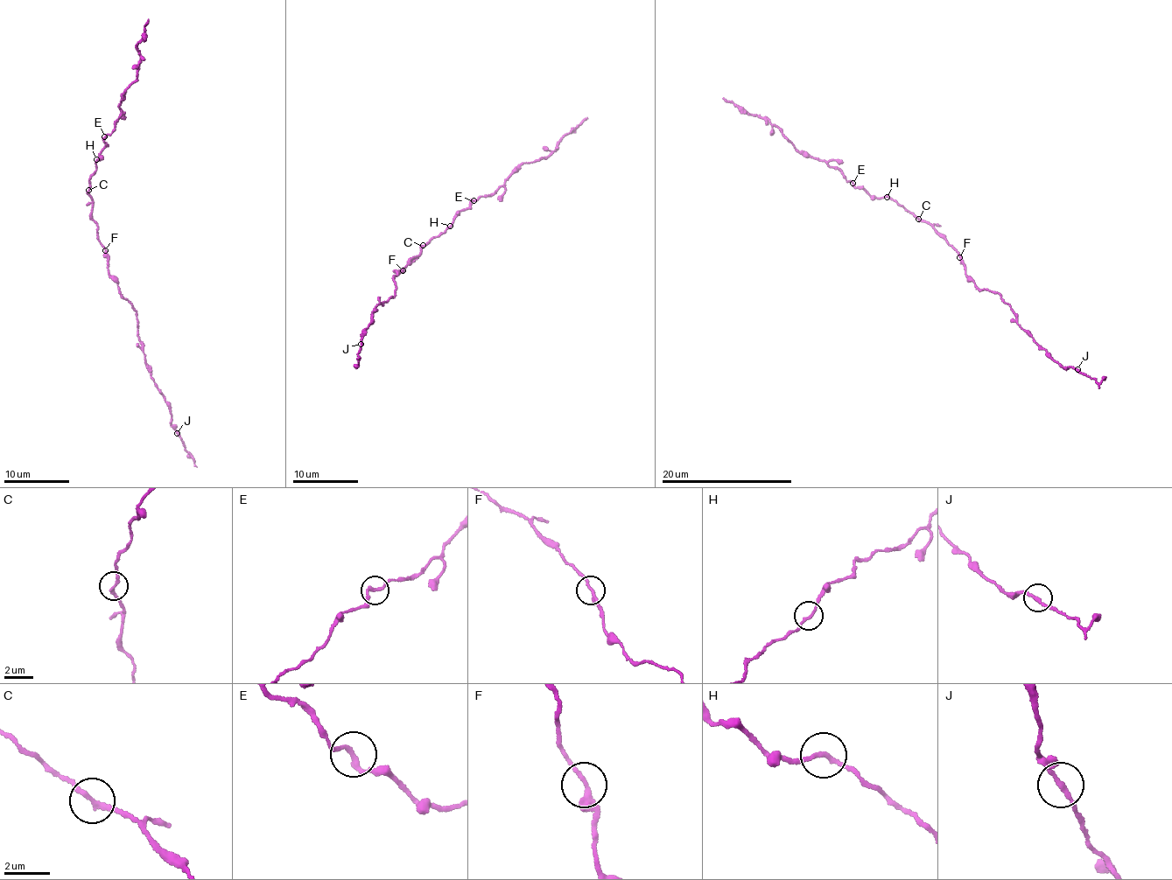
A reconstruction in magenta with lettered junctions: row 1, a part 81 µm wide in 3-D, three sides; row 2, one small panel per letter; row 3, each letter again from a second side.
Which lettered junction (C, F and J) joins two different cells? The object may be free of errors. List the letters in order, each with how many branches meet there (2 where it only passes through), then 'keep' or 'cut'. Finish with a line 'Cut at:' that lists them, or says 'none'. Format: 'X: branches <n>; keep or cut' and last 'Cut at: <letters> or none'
C: branches 2; keep
F: branches 2; keep
J: branches 2; keep
Cut at: none

